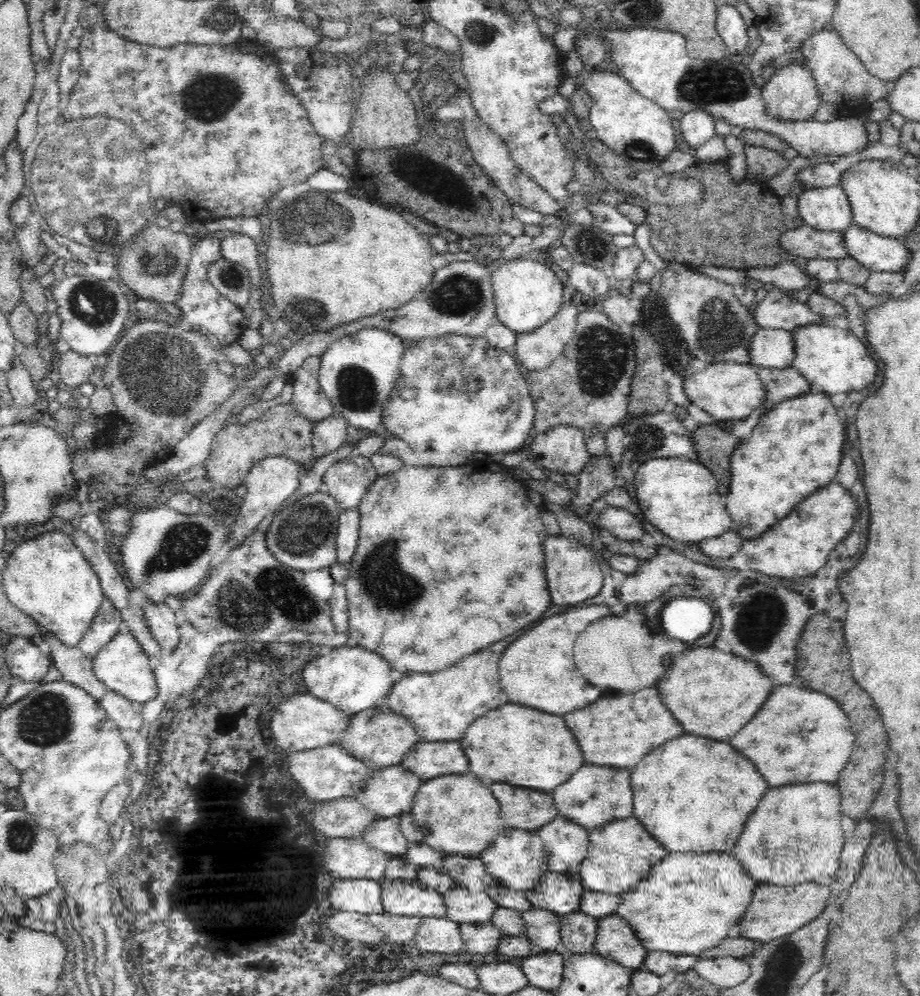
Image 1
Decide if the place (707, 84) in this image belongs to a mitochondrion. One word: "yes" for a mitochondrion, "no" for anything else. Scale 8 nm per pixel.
yes

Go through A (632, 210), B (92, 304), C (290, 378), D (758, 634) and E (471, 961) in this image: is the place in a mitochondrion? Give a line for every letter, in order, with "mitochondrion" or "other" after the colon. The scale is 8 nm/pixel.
A: other
B: mitochondrion
C: other
D: mitochondrion
E: other

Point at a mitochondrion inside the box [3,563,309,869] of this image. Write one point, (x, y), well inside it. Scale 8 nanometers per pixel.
(46, 719)

